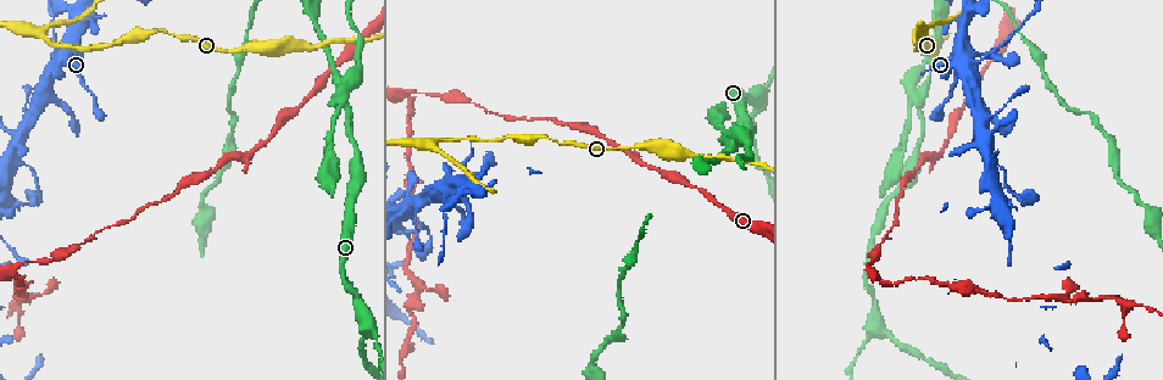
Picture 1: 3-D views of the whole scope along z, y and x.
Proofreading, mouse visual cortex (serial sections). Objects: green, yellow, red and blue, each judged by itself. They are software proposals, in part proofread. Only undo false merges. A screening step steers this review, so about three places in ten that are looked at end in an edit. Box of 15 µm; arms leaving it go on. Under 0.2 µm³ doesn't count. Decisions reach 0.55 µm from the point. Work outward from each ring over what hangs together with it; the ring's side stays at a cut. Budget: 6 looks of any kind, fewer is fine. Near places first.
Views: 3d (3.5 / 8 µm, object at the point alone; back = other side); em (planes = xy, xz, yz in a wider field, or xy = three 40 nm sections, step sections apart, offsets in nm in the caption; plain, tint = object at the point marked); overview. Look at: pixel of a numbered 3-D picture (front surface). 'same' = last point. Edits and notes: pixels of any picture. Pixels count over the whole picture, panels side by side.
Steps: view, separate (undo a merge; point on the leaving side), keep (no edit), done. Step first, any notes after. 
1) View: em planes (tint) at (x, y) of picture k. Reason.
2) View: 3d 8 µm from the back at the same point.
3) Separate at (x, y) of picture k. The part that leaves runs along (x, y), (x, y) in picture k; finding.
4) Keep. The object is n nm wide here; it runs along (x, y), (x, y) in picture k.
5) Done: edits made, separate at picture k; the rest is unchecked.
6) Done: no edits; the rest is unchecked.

View: 3d 3.5 µm from the back at (44, 37) of picture 1. Sudden change in width.

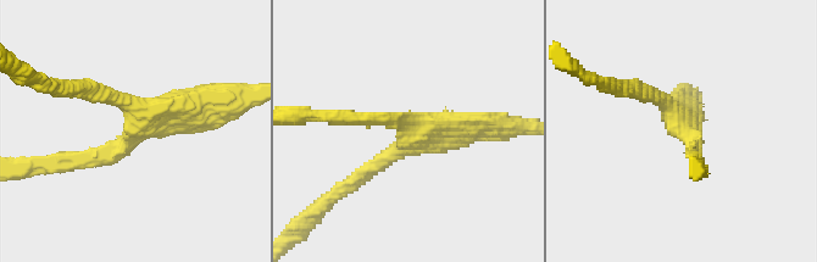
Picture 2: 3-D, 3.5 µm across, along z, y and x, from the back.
View: em xy step 1 (tint) at (137, 126) of picture 2.

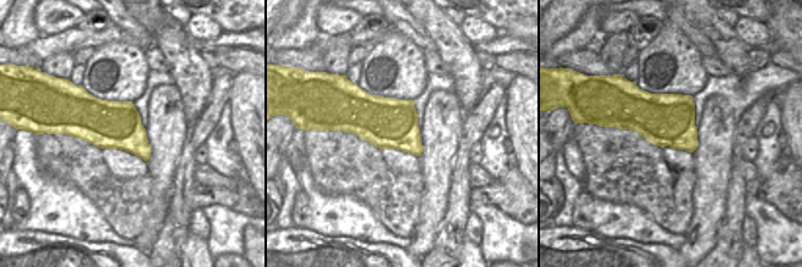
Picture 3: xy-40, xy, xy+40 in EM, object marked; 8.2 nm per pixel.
View: em xy step 5 (tint) at the same point. Another direction.

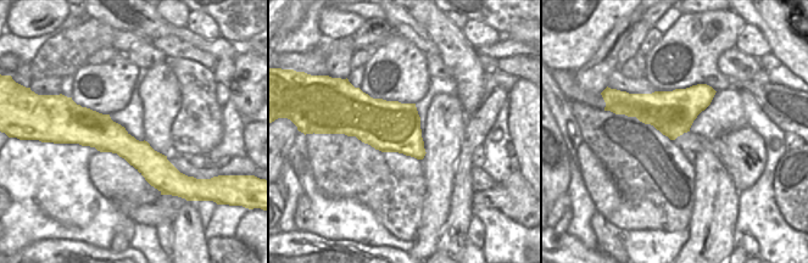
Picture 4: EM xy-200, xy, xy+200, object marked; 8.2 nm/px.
Keep. The arms are 150, 200, 350 nm wide; it runs along (67, 161), (214, 101) in picture 2; all the same cell.

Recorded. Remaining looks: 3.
View: 3d 3.5 µm at (915, 99) of picture 1. Sharp bend.

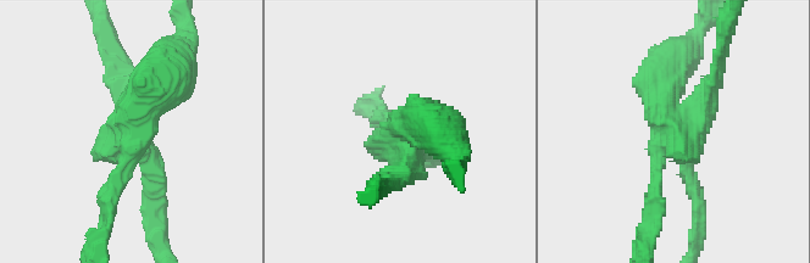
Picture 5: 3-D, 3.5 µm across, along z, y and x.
View: em planes (tint) at (130, 136) of picture 5. 4 arms meet here; the arms are 150, 200, 300, 600 nm wide; need the tissue.

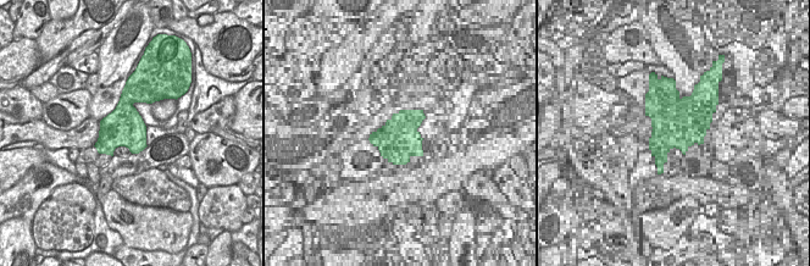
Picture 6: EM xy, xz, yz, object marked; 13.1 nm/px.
Separate at (164, 98) of picture 5. The part that leaves runs along (132, 150), (94, 251) in picture 5; a second cell is stuck on.

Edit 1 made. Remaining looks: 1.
Done: edits made, separate at picture 5; the rest is unchecked.

